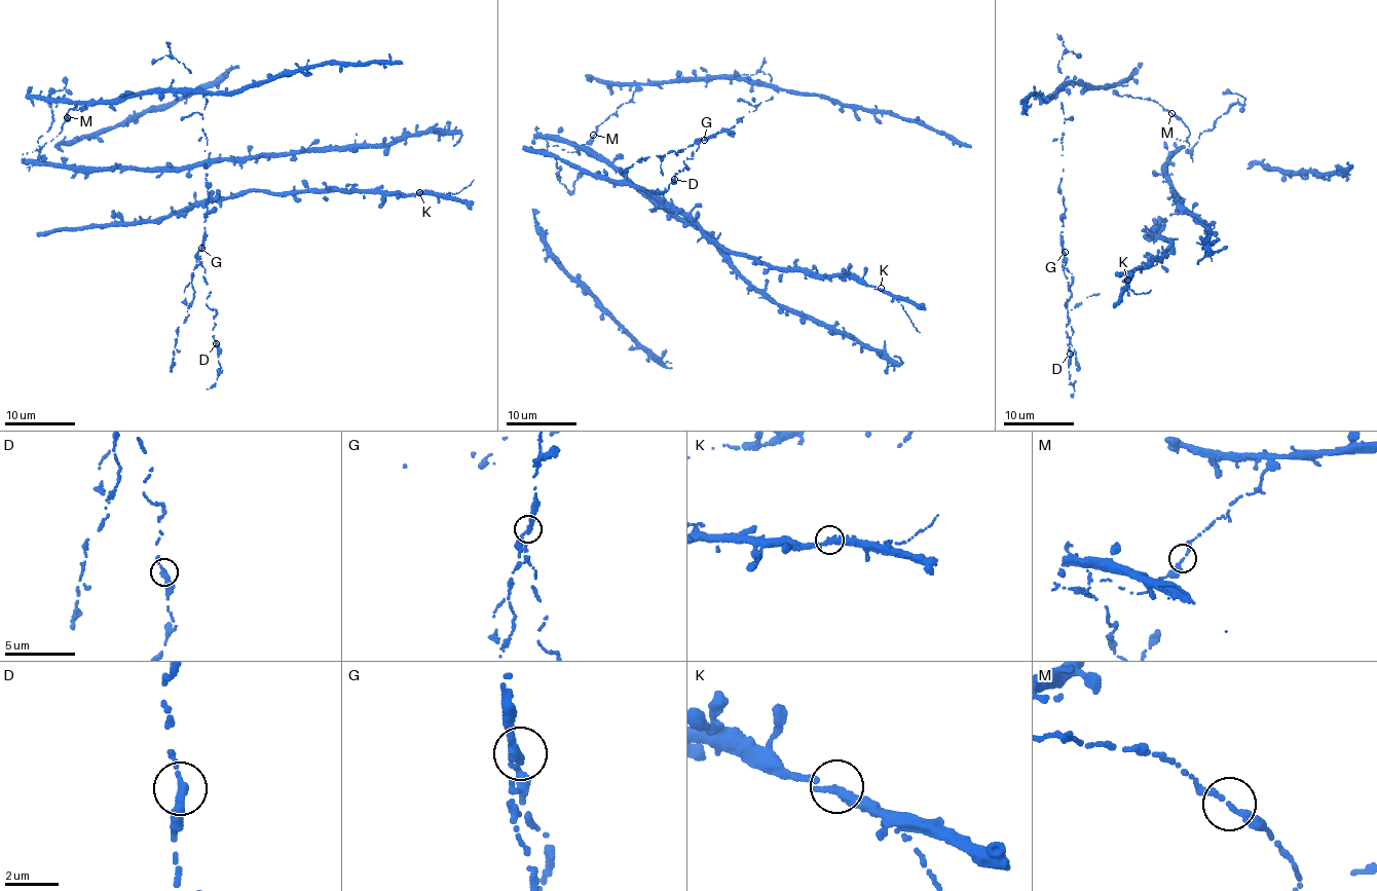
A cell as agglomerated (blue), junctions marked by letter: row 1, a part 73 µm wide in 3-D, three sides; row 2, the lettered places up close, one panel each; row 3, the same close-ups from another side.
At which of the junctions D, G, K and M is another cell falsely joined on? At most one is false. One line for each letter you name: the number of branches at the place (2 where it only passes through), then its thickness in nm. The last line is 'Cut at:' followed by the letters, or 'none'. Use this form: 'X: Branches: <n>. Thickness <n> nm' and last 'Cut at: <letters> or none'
G: Branches: 2. Thickness 280 nm
Cut at: G

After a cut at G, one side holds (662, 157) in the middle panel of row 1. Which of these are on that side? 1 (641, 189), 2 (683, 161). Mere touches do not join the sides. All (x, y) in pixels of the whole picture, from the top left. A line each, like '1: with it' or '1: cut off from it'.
1: cut off from it
2: cut off from it

